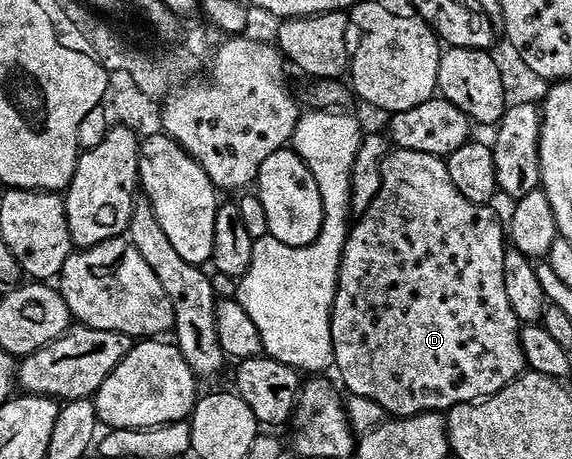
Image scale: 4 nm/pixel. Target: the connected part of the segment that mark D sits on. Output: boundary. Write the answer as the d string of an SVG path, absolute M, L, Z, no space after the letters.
M400 148L387 152L382 161L380 191L368 208L349 226L346 234L342 262L338 268L338 286L330 312L333 368L338 369L351 394L374 400L395 418L411 417L417 413L445 411L465 401L481 401L512 383L527 368L526 356L520 343L520 322L504 292L504 255L508 248L508 233L503 218L501 221L492 210L490 205L472 203L472 199L464 199L464 195L456 191L443 158L424 151Z

